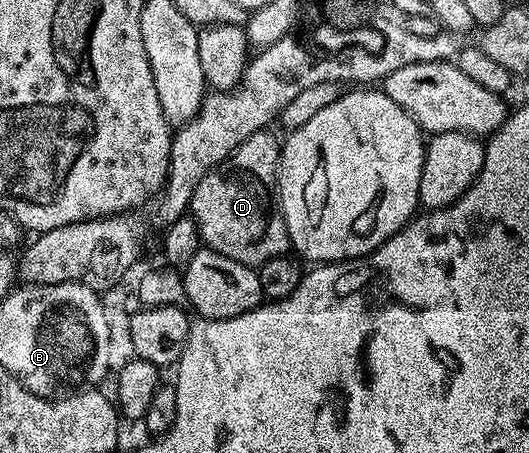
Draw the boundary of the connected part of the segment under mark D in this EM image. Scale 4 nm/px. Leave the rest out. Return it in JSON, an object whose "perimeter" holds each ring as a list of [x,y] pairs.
{"perimeter":[[[262,130],[260,132],[256,132],[255,134],[251,134],[251,138],[244,140],[244,142],[239,145],[238,148],[235,149],[234,152],[232,152],[232,154],[228,156],[228,158],[224,160],[222,164],[216,164],[209,171],[209,173],[202,178],[202,180],[199,182],[199,186],[195,186],[193,197],[189,203],[189,212],[191,213],[192,219],[196,223],[197,231],[201,233],[201,239],[204,247],[206,249],[218,252],[219,254],[223,254],[232,260],[238,260],[239,263],[245,264],[247,267],[254,270],[260,268],[263,262],[267,262],[271,258],[286,255],[291,248],[289,242],[289,231],[285,225],[284,218],[281,217],[280,207],[278,207],[278,205],[275,203],[275,193],[277,191],[277,170],[281,163],[281,144],[279,143],[279,140],[276,140],[276,138],[272,136],[271,133],[272,131]]]}

